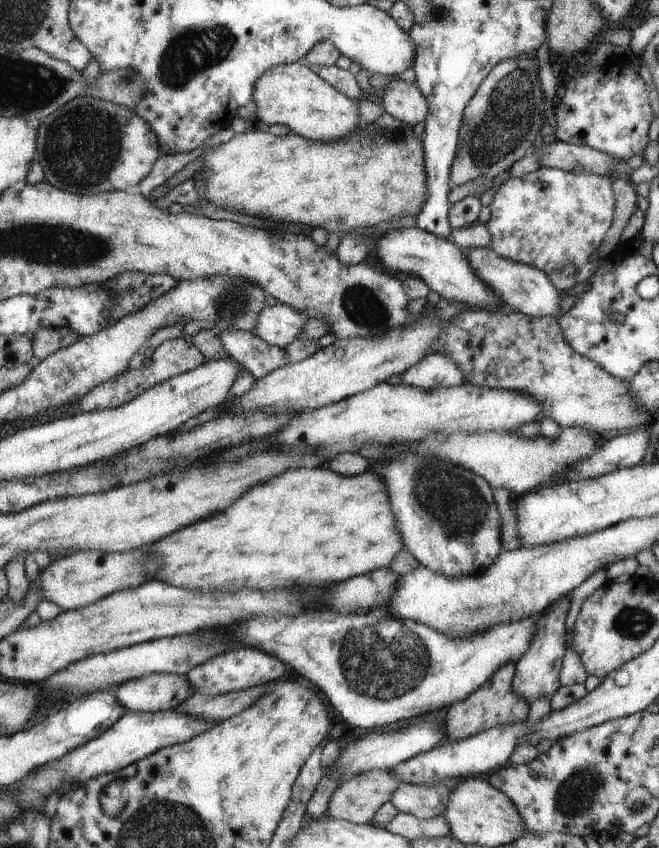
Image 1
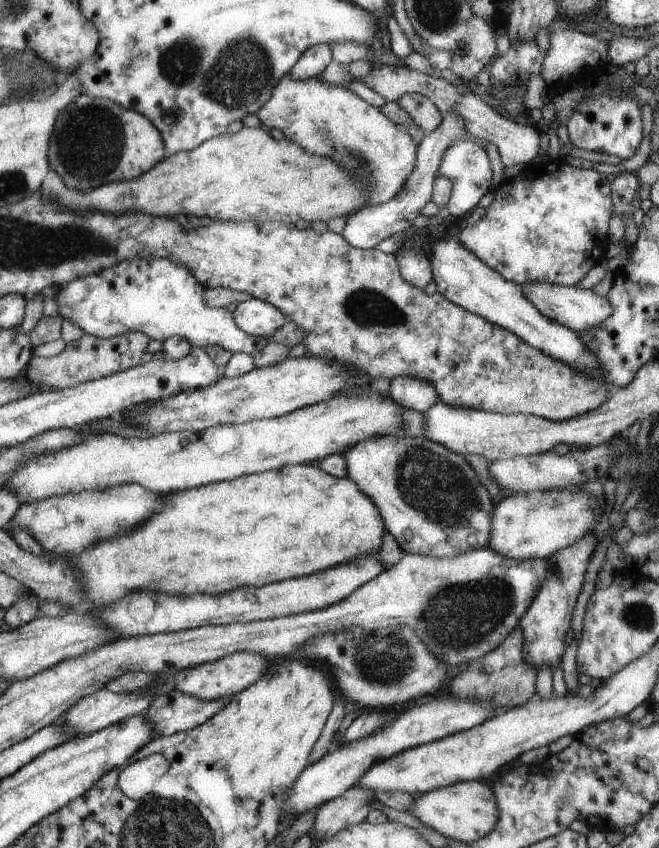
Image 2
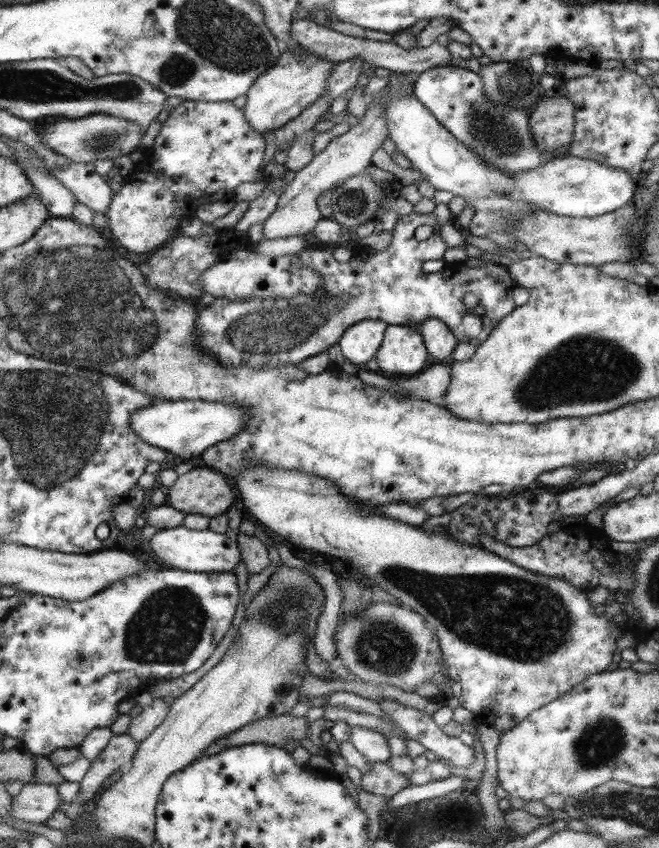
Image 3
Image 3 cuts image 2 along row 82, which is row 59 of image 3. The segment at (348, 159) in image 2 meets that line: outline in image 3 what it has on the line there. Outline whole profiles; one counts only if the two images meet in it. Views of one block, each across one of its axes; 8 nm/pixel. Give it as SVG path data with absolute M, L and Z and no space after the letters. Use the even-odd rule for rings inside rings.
M283 50L281 58L277 58L275 66L265 70L251 86L251 90L245 94L245 118L257 132L267 130L279 130L293 118L297 118L305 108L309 108L317 98L323 96L327 78L333 72L333 62L319 58L315 54L289 54Z

